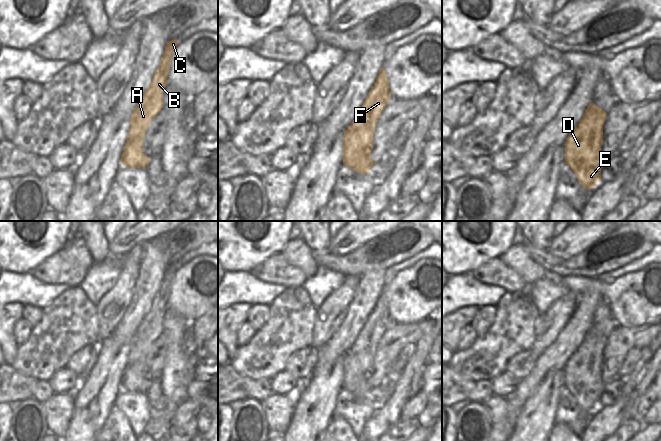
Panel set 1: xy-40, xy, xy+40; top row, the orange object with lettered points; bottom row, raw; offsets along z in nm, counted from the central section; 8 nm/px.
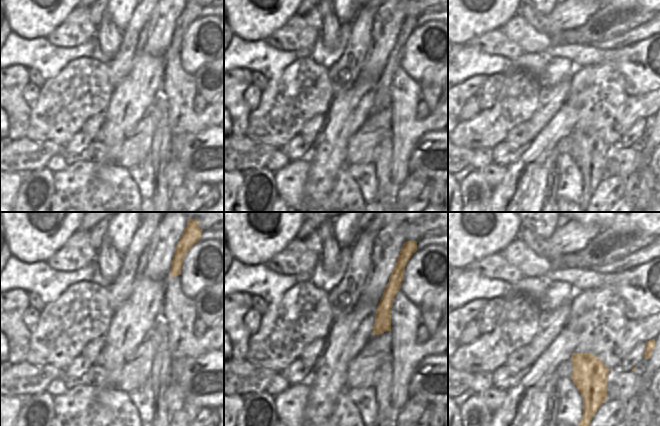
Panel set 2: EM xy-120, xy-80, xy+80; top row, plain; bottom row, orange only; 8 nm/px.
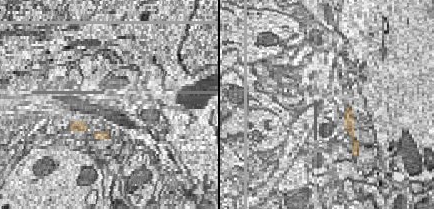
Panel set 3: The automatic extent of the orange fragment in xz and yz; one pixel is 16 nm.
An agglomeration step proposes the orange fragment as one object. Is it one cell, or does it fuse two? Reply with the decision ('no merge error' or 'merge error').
merge error

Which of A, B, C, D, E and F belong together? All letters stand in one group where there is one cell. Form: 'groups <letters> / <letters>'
groups A B C D F / E

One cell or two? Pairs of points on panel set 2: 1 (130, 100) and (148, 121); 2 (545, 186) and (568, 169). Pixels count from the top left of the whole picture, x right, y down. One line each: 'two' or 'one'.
1: two
2: two

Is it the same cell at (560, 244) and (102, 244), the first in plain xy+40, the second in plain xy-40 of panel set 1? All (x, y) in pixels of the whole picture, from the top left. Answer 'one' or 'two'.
two

